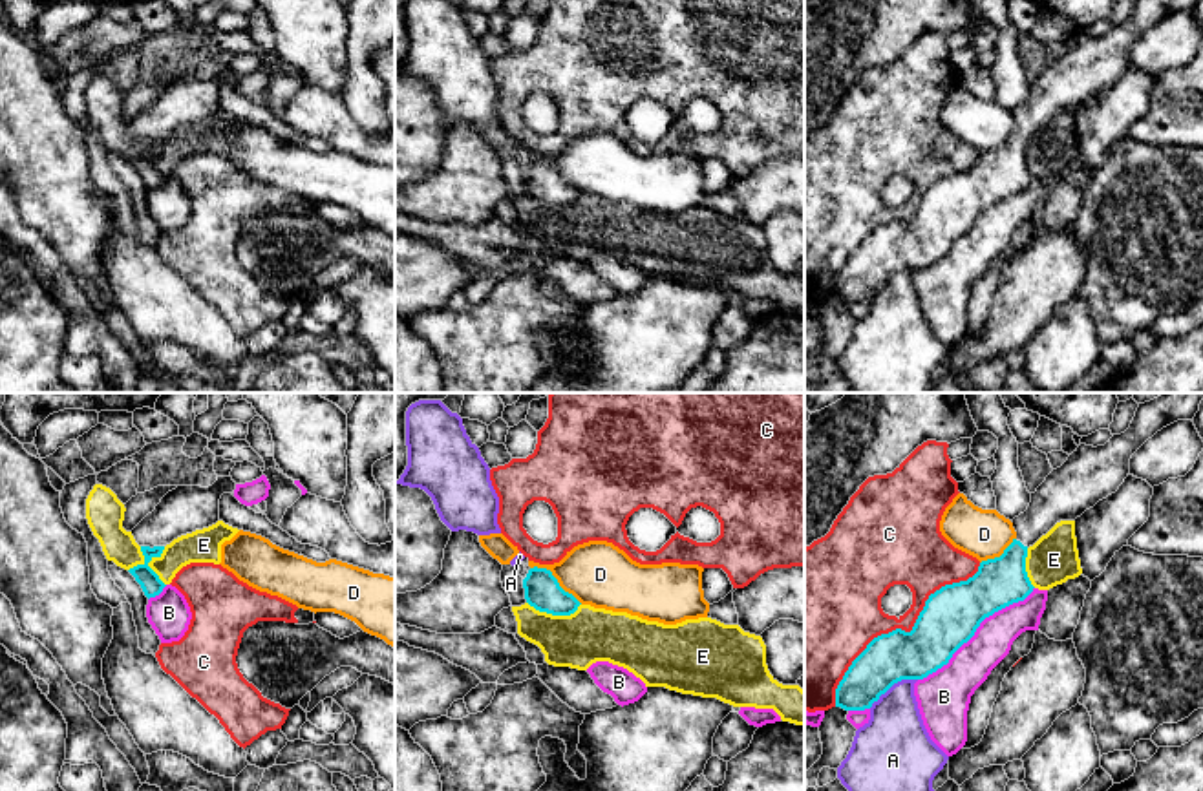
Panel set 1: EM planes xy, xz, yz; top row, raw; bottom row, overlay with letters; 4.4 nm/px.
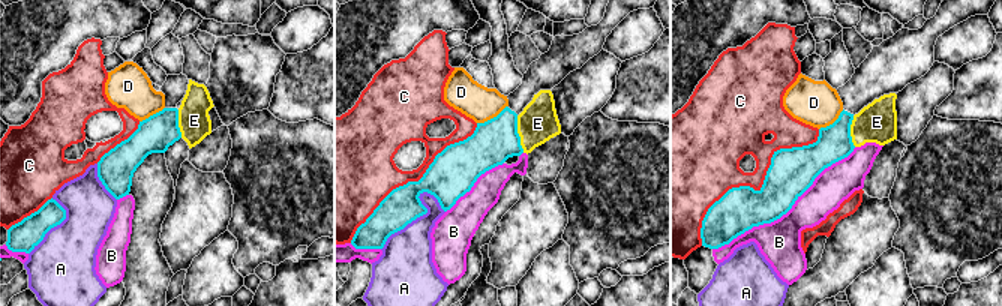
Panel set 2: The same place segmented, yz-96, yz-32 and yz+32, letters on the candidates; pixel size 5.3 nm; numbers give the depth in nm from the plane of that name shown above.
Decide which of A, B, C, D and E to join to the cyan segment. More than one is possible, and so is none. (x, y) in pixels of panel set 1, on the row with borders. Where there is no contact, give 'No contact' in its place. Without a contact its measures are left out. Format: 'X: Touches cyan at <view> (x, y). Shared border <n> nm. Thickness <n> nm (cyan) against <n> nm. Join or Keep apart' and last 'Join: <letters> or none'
A: Touches cyan at yz (893, 684). Shared border 260 nm. Thickness 220 nm (cyan) against 280 nm. Keep apart
B: Touches cyan at yz (975, 631). Shared border 650 nm. Thickness 260 nm (cyan) against 180 nm. Keep apart
C: Touches cyan at yz (902, 631). Shared border 900 nm. Thickness 260 nm (cyan) against 300 nm. Keep apart
D: Touches cyan at xz (556, 580). Shared border 280 nm. Thickness 160 nm (cyan) against 280 nm. Keep apart
E: Touches cyan at xy (149, 567). Shared border 200 nm. Thickness 90 nm (cyan) against 140 nm. Keep apart
Join: none

